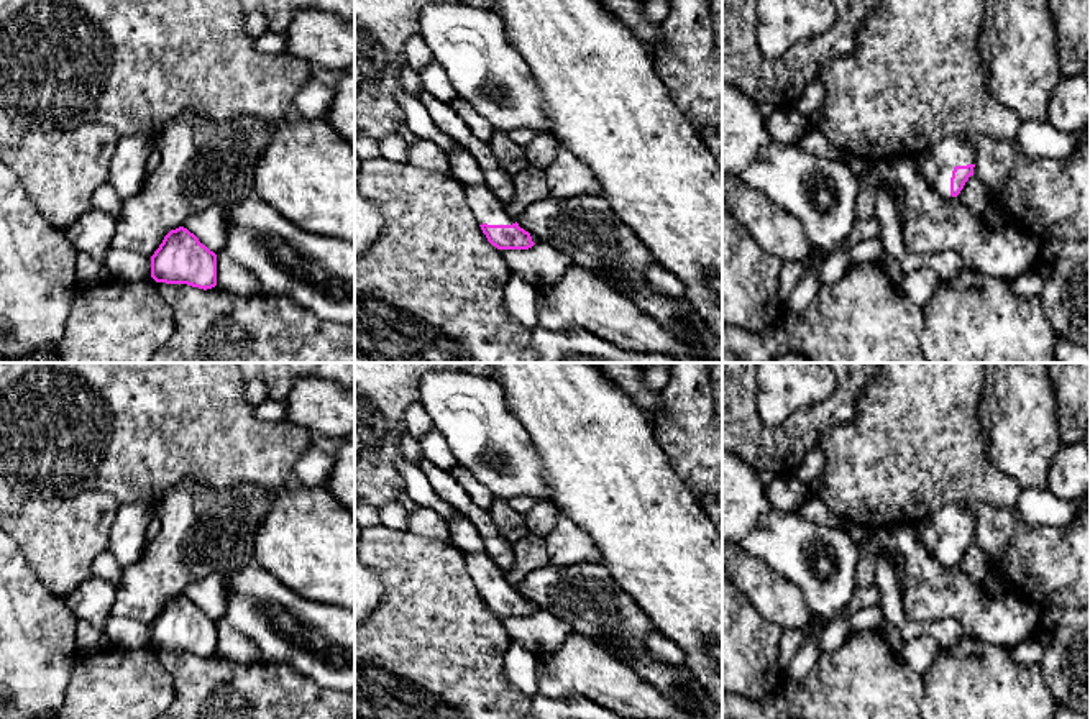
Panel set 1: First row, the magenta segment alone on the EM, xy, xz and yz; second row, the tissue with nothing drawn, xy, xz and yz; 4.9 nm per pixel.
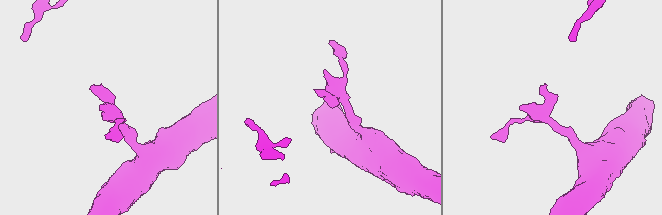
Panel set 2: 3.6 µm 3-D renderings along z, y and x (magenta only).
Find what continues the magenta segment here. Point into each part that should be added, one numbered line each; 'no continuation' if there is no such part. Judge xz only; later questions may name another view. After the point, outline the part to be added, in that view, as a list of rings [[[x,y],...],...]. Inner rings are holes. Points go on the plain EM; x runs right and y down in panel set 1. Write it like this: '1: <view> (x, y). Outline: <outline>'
1: xz (486, 577). Outline: [[[486,553],[465,555],[468,573],[479,593],[512,593],[507,575]]]

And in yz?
1: yz (936, 532). Outline: [[[960,502],[947,504],[916,524],[924,548],[942,565],[950,566],[950,545],[955,534],[975,530],[975,517]]]

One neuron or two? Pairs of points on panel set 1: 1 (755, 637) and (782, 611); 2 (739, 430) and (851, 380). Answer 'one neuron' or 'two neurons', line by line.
1: two neurons
2: one neuron

